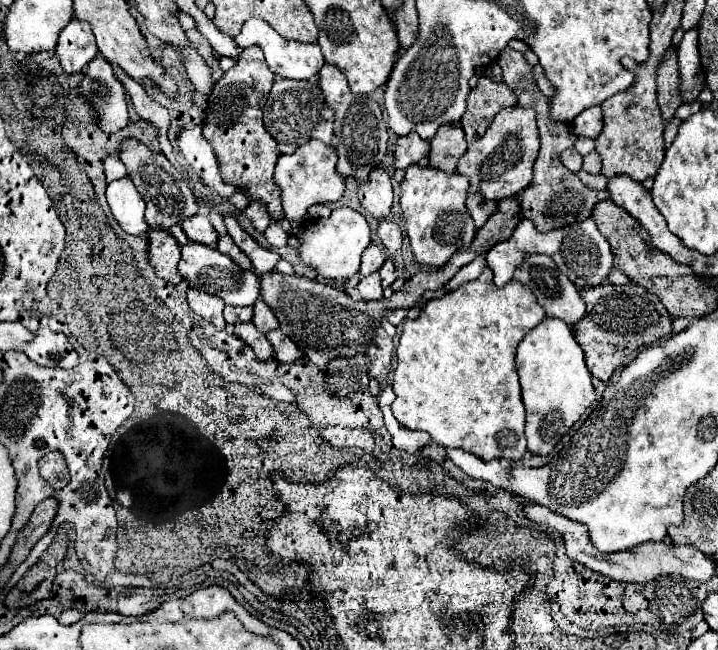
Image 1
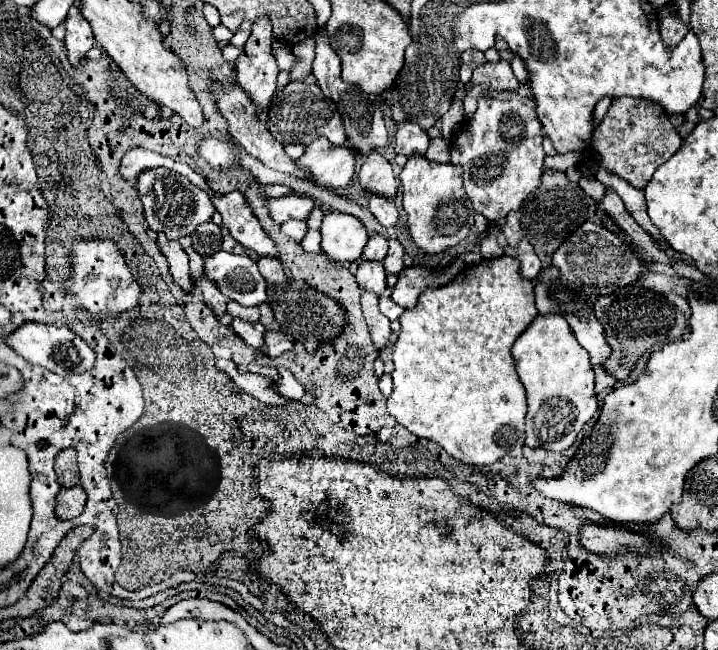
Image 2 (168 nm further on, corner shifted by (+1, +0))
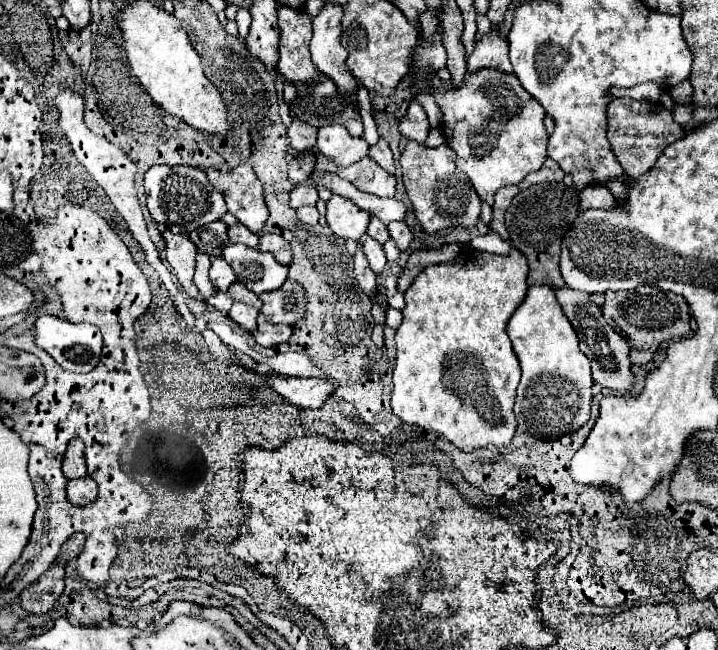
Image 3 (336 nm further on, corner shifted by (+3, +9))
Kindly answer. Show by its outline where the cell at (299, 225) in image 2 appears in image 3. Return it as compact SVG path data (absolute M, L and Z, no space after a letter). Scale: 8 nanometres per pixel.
M302 206L302 208L298 208L298 220L304 222L304 224L310 224L310 226L318 224L318 210L316 210L316 206Z

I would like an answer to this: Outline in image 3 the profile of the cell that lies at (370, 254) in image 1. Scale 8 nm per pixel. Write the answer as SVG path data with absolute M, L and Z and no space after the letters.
M372 218L372 220L370 220L370 226L368 226L368 234L370 234L374 240L382 242L382 244L384 244L384 242L390 238L386 224L384 224L384 222L380 222L378 218Z

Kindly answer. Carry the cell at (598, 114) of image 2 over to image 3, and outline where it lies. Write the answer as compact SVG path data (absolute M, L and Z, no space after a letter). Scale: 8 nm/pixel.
M638 84L638 86L634 86L634 88L628 88L628 90L622 90L622 88L614 88L614 90L610 90L612 92L612 96L614 98L618 98L618 96L630 96L630 98L634 98L634 100L652 100L652 102L658 102L658 98L660 98L660 94L664 92L662 90L662 86L658 86L658 84Z

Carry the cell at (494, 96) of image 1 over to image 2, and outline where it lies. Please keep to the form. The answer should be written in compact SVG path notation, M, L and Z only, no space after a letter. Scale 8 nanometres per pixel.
M508 61L498 63L484 63L474 69L470 83L466 85L466 99L464 99L464 117L472 119L476 113L476 103L482 95L490 91L516 91L518 81L510 69Z

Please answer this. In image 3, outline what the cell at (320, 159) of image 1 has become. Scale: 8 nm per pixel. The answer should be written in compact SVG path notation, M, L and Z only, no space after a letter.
M330 124L318 130L316 148L338 166L350 166L368 156L368 142L364 138L350 136L348 130L338 124Z

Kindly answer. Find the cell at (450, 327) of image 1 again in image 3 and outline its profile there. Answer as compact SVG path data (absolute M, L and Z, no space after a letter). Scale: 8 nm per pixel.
M516 248L508 256L462 250L454 262L434 264L418 274L410 290L404 292L404 320L396 330L392 410L400 420L438 432L466 452L484 446L500 448L510 444L516 432L512 408L516 402L516 386L520 382L520 366L506 334L506 324L526 296L526 278L528 264Z

